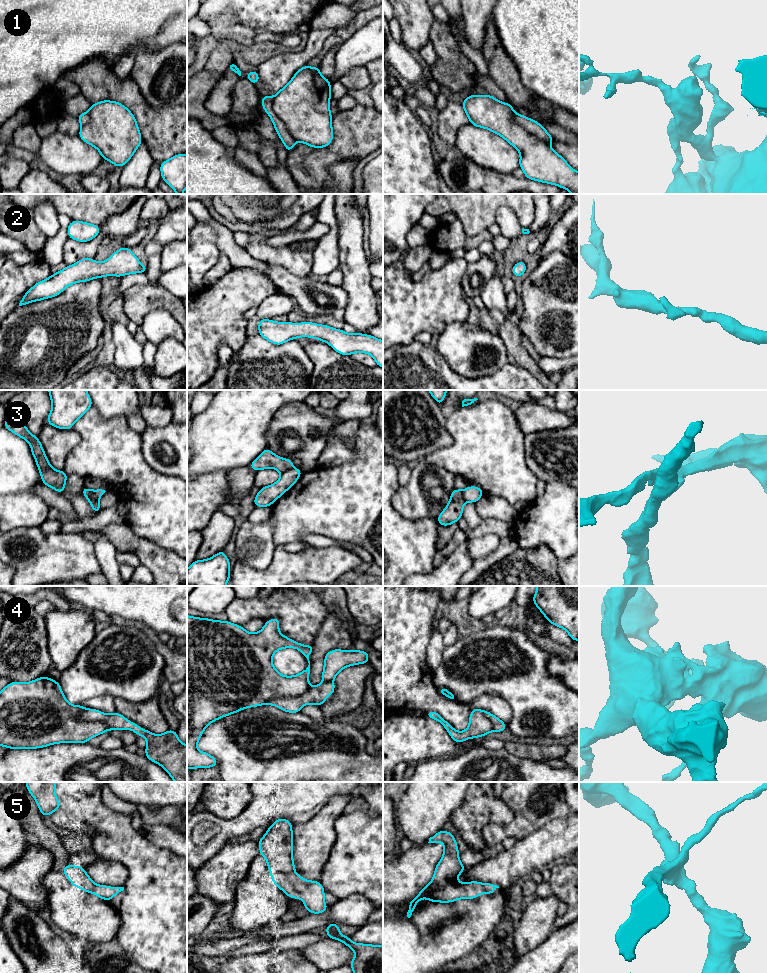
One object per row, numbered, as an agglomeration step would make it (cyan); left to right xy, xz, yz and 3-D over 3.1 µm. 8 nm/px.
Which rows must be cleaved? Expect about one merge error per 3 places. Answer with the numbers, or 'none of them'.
3

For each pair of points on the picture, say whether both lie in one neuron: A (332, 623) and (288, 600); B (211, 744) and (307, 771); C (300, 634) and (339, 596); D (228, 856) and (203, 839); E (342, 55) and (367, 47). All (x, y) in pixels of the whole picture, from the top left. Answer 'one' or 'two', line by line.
A: two
B: one
C: two
D: two
E: one

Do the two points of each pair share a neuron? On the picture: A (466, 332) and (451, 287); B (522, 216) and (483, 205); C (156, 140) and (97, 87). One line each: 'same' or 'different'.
A: different
B: same
C: same

